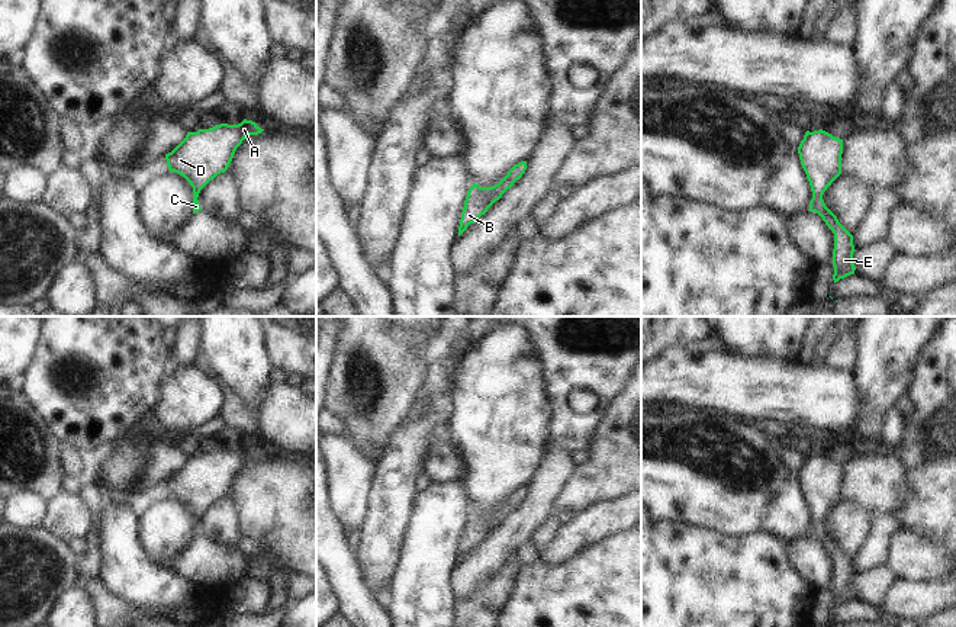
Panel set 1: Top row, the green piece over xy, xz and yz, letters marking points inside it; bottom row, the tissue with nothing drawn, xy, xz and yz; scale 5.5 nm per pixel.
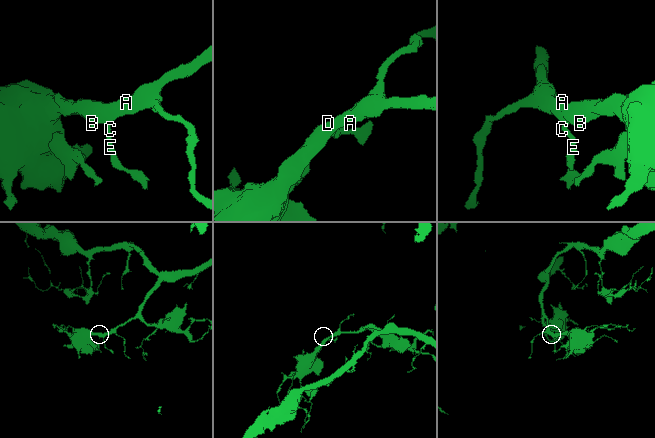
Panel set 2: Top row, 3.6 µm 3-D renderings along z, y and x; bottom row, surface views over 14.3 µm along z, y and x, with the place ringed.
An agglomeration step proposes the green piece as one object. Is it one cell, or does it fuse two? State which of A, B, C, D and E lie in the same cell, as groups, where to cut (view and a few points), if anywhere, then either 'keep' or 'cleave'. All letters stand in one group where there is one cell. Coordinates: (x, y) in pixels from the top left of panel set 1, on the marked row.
A B C D E; no cut; keep

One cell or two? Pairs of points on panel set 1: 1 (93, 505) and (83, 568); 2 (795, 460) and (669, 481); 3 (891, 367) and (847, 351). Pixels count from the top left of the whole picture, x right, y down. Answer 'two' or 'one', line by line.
1: one
2: two
3: two

